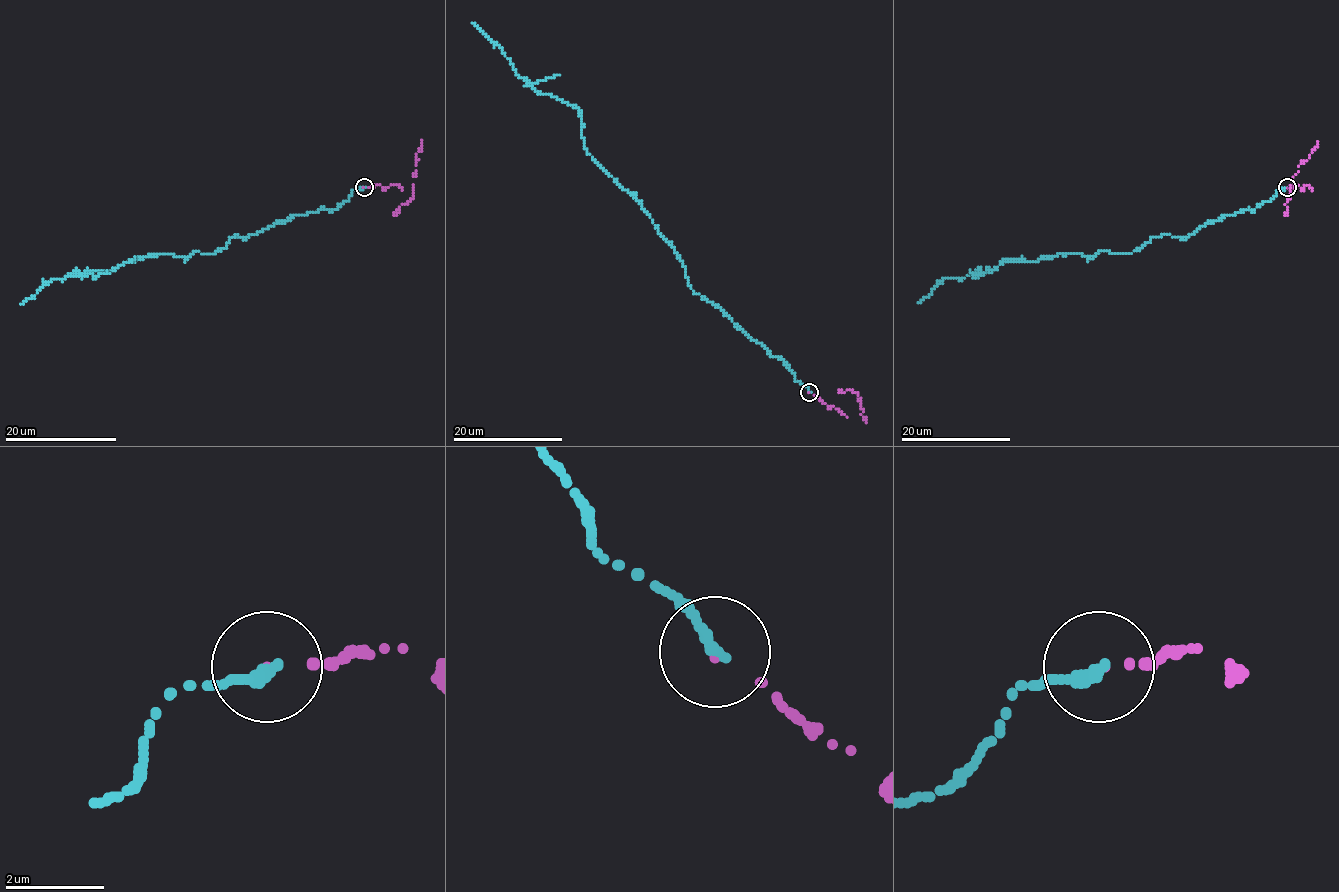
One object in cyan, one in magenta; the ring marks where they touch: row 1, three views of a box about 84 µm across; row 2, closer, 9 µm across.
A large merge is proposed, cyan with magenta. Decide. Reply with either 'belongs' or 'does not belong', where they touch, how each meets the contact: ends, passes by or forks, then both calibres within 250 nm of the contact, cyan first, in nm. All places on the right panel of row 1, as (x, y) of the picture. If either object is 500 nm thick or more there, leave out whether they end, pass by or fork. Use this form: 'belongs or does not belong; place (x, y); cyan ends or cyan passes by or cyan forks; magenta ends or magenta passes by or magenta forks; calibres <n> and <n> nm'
belongs; place (1287, 187); cyan ends; magenta ends; calibres 280 and 50 nm

